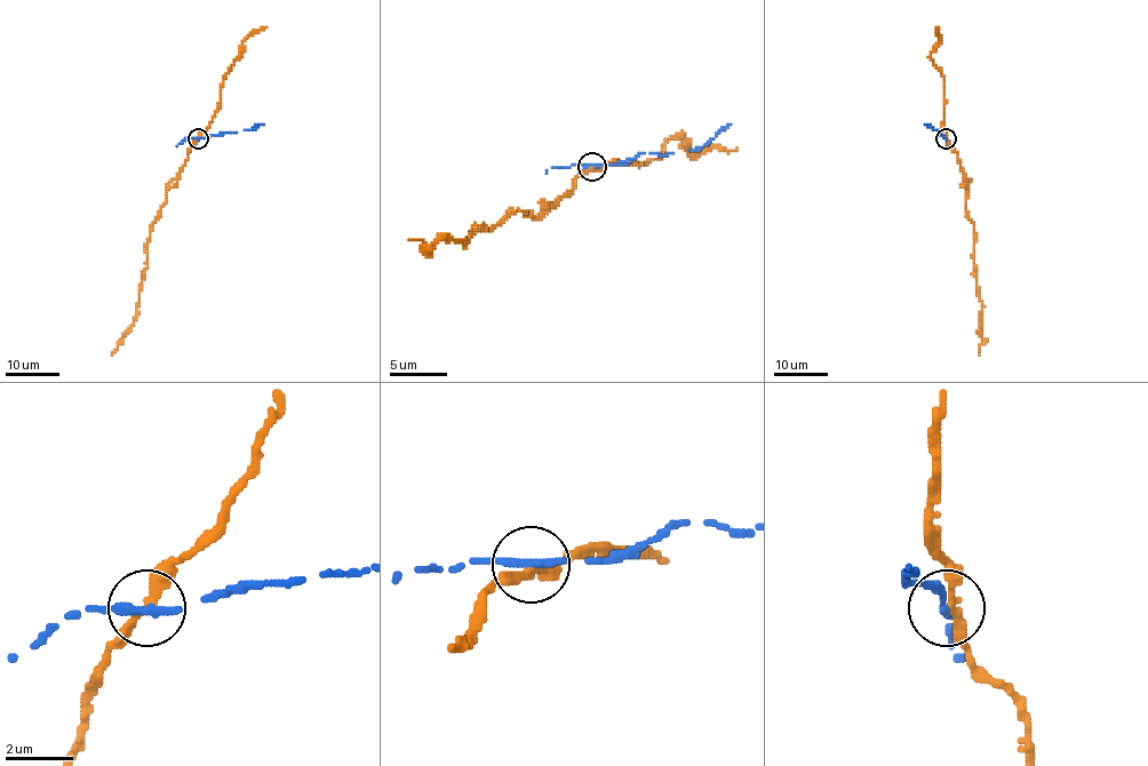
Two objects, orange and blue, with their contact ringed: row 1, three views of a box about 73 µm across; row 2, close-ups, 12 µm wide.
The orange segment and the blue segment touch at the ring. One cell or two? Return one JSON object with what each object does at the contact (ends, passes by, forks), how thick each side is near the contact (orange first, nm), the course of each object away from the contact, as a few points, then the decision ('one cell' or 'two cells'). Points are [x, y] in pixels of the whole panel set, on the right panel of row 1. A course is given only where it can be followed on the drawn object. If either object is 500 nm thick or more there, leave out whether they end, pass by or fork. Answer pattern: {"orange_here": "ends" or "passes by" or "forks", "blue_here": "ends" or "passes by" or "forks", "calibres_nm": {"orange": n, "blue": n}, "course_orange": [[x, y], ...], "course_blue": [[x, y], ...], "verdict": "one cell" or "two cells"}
{"orange_here": "passes by", "blue_here": "ends", "calibres_nm": {"orange": 280, "blue": 400}, "course_orange": [[946, 138], [969, 182], [966, 215], [973, 223], [973, 266], [982, 304], [980, 356]], "course_blue": [[946, 138], [925, 124]], "verdict": "two cells"}

